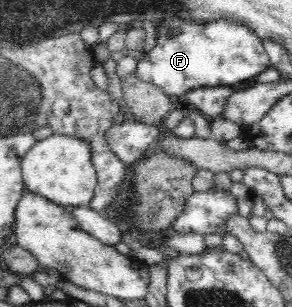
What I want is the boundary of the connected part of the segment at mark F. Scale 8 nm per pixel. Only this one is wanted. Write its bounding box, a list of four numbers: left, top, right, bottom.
[135,17,271,96]

